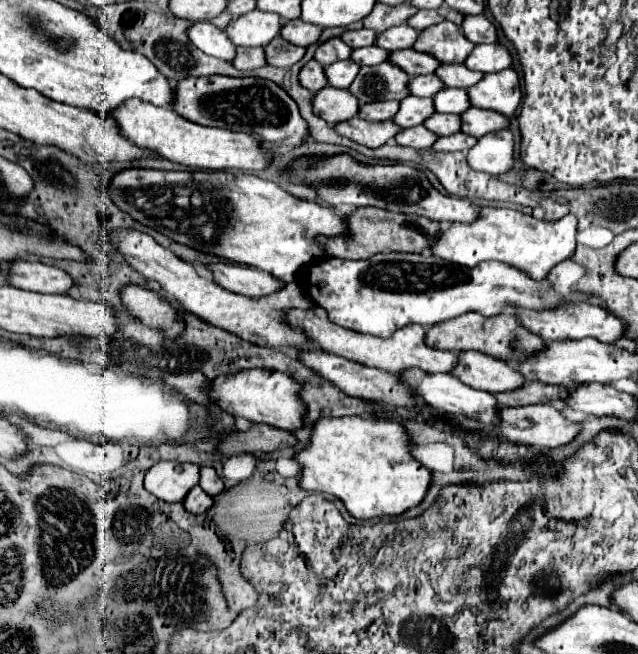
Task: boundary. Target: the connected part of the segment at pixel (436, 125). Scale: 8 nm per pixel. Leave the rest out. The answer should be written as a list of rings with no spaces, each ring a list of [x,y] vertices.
[[[434,114],[430,116],[424,126],[428,130],[432,130],[438,136],[452,136],[456,132],[460,132],[460,116],[458,114]]]

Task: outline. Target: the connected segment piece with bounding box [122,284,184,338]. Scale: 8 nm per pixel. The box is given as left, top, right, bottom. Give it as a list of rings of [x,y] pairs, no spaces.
[[[140,286],[122,288],[122,304],[146,326],[162,328],[168,338],[176,338],[184,330],[184,322],[178,320],[178,312],[170,306],[166,298],[158,298],[152,290]]]

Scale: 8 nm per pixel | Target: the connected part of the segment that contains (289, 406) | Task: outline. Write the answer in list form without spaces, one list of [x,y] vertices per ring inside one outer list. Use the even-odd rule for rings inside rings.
[[[252,368],[238,374],[228,374],[226,378],[216,378],[216,382],[208,390],[212,400],[222,406],[222,410],[248,418],[252,422],[262,422],[268,426],[276,426],[282,430],[300,430],[304,426],[304,414],[306,404],[300,396],[302,386],[288,374],[274,372],[274,370],[262,370]]]

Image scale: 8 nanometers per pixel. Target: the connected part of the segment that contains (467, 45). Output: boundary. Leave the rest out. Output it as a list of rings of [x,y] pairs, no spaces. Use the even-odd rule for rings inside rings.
[[[442,22],[420,32],[414,48],[418,52],[432,54],[442,64],[464,64],[474,44],[464,38],[462,30],[452,22]]]

